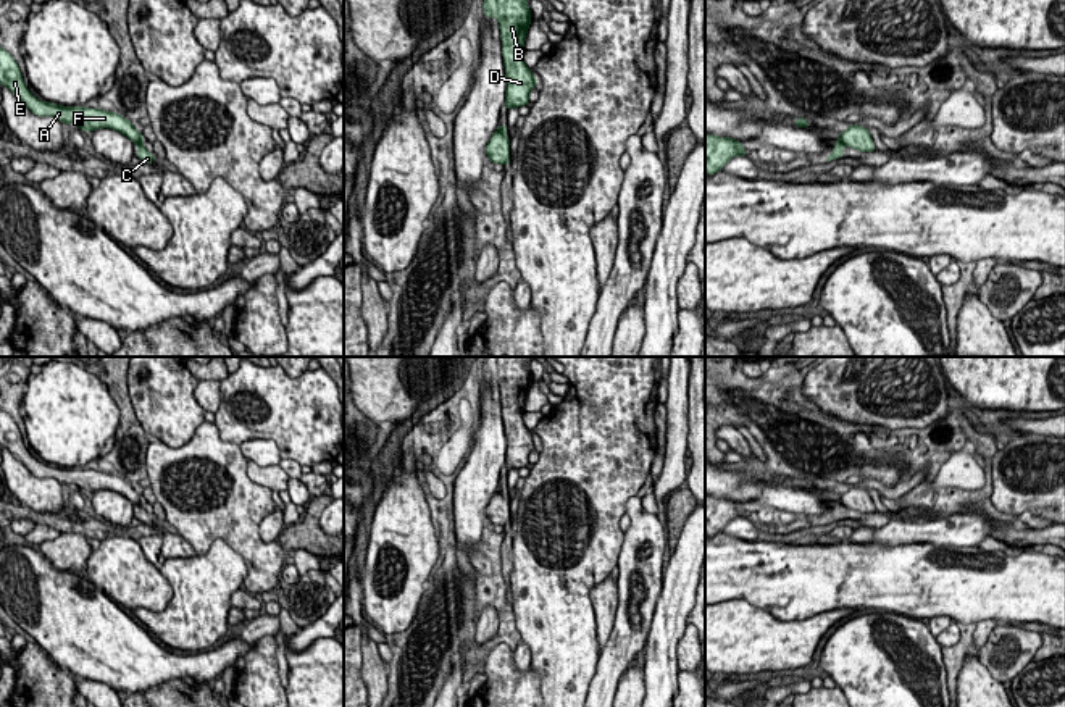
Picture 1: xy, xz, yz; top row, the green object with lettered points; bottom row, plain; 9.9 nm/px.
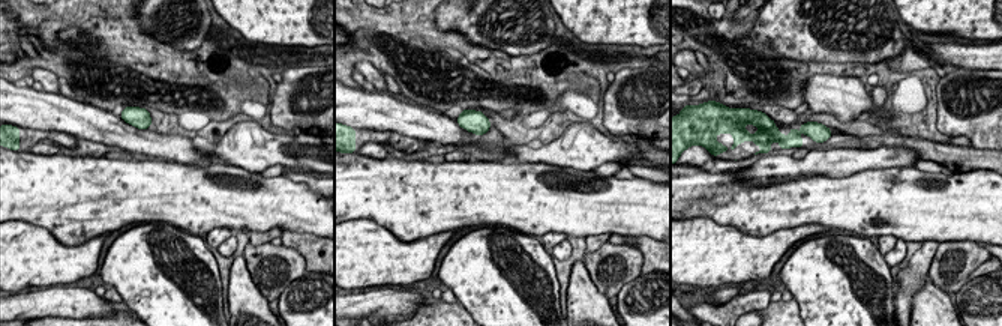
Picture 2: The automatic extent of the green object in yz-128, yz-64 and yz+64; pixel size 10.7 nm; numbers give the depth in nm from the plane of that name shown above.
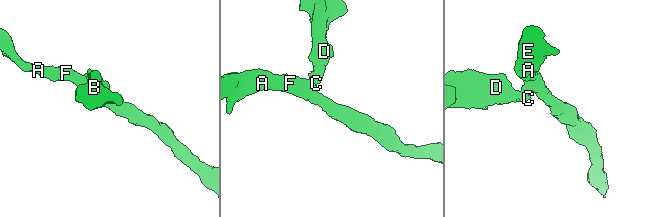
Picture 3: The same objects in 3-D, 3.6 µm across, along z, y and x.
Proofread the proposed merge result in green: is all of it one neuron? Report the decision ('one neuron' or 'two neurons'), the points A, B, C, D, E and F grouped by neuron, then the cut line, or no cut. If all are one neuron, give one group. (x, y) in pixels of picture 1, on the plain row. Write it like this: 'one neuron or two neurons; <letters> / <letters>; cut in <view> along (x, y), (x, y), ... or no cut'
two neurons; A E F / B C D; cut in yz along (838, 499), (843, 506)

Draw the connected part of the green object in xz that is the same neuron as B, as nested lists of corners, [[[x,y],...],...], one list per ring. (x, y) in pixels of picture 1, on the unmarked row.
[[[486,357],[484,378],[495,378],[502,399],[502,416],[507,437],[505,471],[528,466],[529,454],[537,447],[536,437],[523,423],[524,400],[529,391],[531,370],[524,366],[531,357]]]

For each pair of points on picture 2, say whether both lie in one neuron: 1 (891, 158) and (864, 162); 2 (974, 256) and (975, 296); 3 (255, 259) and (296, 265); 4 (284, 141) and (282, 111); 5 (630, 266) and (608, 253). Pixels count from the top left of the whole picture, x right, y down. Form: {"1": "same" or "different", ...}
{"1": "same", "2": "different", "3": "same", "4": "different", "5": "same"}

